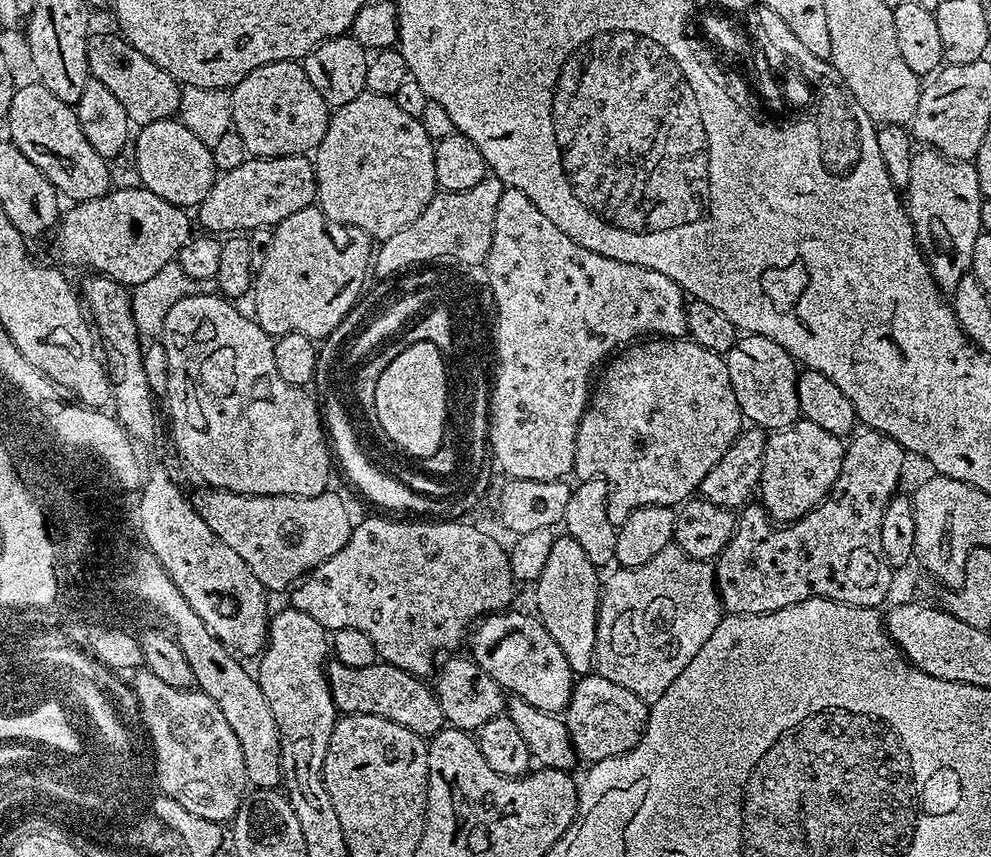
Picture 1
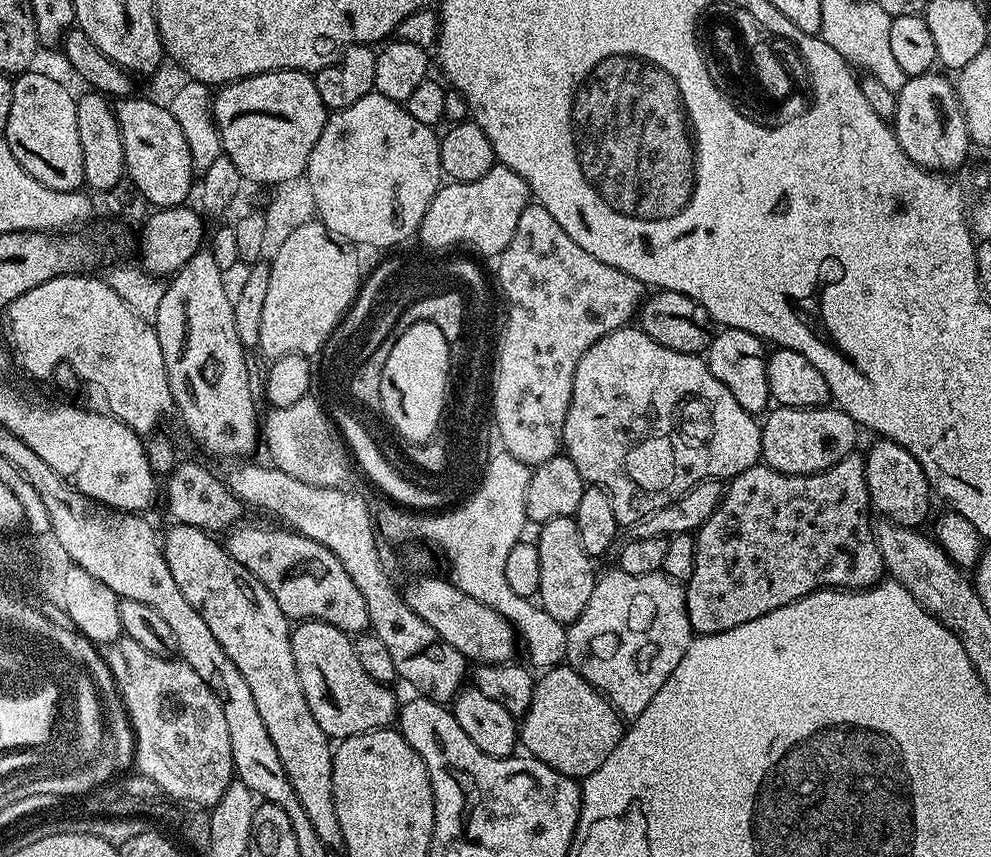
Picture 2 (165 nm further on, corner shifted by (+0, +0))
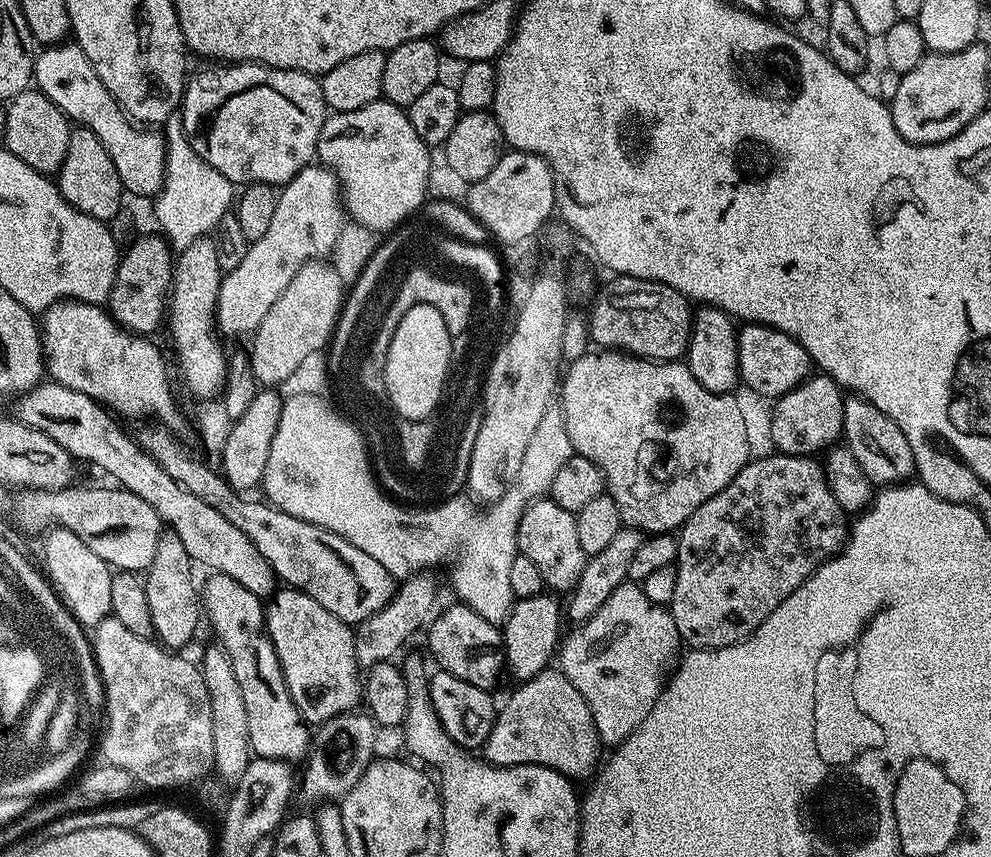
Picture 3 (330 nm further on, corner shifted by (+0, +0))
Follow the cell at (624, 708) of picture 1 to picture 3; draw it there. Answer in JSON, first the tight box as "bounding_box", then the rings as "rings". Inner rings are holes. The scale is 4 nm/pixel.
{"bounding_box":[482,666,602,778],"rings":[[[552,666],[523,681],[519,687],[508,705],[499,709],[496,724],[482,744],[483,759],[498,766],[537,764],[569,778],[591,777],[601,763],[602,741],[586,698],[563,672]]]}

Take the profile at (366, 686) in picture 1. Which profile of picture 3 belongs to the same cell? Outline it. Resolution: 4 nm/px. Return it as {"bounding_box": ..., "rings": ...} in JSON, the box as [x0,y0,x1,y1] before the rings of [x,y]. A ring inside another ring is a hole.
{"bounding_box":[266,586,362,726],"rings":[[[287,586],[281,589],[280,593],[277,591],[271,597],[272,604],[270,600],[267,605],[266,631],[276,648],[288,689],[298,710],[309,725],[319,726],[338,714],[353,711],[361,703],[362,669],[356,660],[356,637],[349,625],[344,624],[334,614],[330,614],[330,610],[326,610],[326,606],[319,604],[308,592]]]}

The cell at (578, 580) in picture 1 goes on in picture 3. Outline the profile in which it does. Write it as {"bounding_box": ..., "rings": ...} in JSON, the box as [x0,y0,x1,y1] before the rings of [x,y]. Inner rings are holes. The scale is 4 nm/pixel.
{"bounding_box":[516,498,586,593],"rings":[[[540,498],[529,503],[520,519],[516,542],[523,555],[536,561],[549,589],[557,588],[552,590],[567,593],[575,588],[578,580],[582,578],[586,557],[582,542],[578,538],[576,517],[573,513],[562,510],[562,506],[558,506],[551,498]]]}

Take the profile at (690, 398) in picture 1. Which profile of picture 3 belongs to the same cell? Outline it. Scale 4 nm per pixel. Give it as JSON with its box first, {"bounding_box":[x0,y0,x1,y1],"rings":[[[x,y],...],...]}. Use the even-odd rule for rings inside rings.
{"bounding_box":[558,350,749,534],"rings":[[[592,350],[587,355],[577,355],[572,365],[567,365],[558,388],[558,408],[564,418],[564,425],[570,434],[572,451],[575,455],[590,458],[604,471],[607,491],[620,508],[621,521],[627,527],[637,528],[645,534],[672,534],[684,527],[685,522],[702,506],[702,502],[710,502],[714,494],[726,490],[730,482],[749,462],[746,423],[738,408],[735,395],[727,392],[711,392],[698,382],[688,368],[687,363],[680,360],[646,360],[643,356],[633,356],[623,350]]]}

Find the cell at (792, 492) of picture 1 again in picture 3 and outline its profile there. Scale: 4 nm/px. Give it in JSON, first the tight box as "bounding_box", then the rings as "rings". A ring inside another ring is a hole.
{"bounding_box":[772,375,845,456],"rings":[[[809,375],[797,388],[775,401],[772,410],[772,438],[777,453],[785,456],[812,456],[823,453],[841,439],[844,431],[845,393],[831,376],[816,375]]]}

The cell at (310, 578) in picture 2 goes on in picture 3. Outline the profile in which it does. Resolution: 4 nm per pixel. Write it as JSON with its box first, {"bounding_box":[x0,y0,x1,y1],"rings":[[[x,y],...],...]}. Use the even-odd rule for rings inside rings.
{"bounding_box":[15,382,274,594],"rings":[[[55,382],[37,384],[36,387],[19,397],[15,404],[15,419],[30,425],[32,428],[42,430],[42,434],[54,438],[54,442],[58,442],[58,446],[62,446],[62,450],[69,452],[73,460],[77,462],[85,460],[88,464],[97,464],[106,475],[116,479],[113,481],[119,487],[125,488],[127,492],[138,494],[138,498],[142,498],[142,502],[150,502],[153,510],[160,515],[161,521],[182,538],[186,552],[190,554],[190,558],[197,565],[203,566],[205,564],[206,567],[212,568],[208,570],[213,573],[230,576],[236,582],[242,582],[242,586],[246,586],[251,592],[265,594],[264,592],[271,593],[273,591],[274,573],[272,567],[266,558],[259,553],[254,542],[234,522],[230,522],[222,514],[218,514],[218,510],[214,510],[214,506],[202,502],[202,498],[194,498],[194,494],[190,494],[190,490],[186,490],[178,482],[174,482],[174,478],[170,478],[170,474],[166,474],[166,470],[162,470],[162,466],[158,466],[158,462],[150,455],[147,448],[140,445],[139,439],[133,433],[131,436],[126,429],[120,428],[119,422],[121,423],[121,421],[103,404],[78,390],[70,390],[70,386],[62,386]]]}

